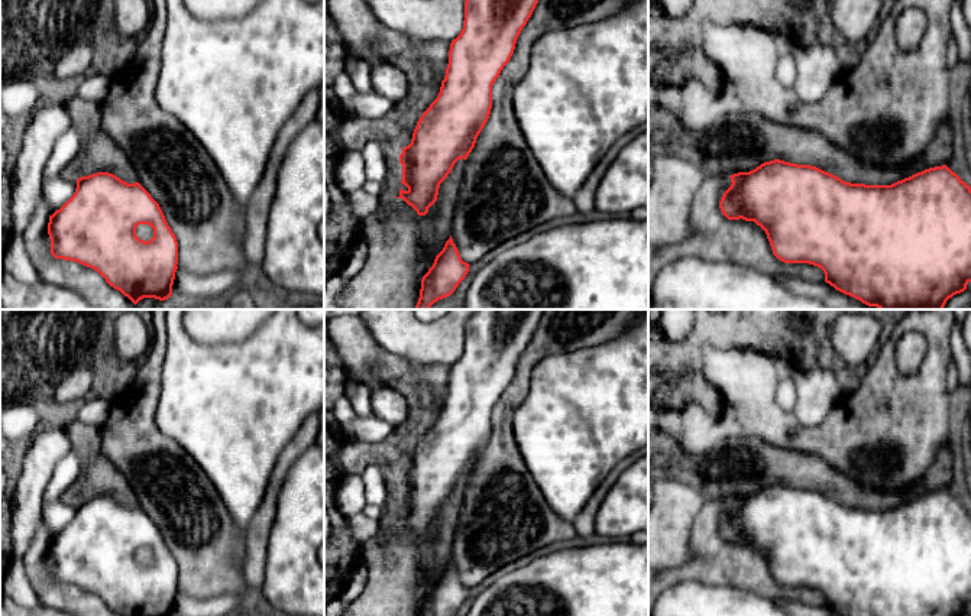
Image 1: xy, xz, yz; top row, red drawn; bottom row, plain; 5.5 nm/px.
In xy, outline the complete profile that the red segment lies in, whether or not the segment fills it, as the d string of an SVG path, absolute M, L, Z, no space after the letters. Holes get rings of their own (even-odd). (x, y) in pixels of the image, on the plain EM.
M109 496L78 502L74 519L49 539L48 558L55 583L78 586L97 594L120 616L172 616L178 565L159 528L139 506L127 508ZM139 548L153 552L149 565L136 560Z

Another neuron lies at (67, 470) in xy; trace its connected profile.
M72 448L68 454L56 461L49 483L45 489L43 506L46 502L69 497L75 490L80 474L80 455Z

